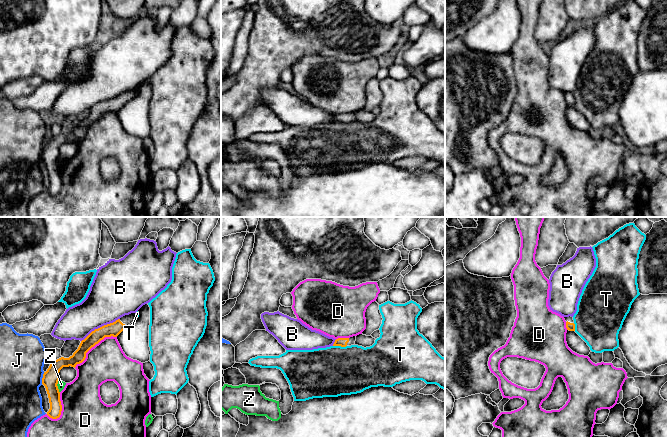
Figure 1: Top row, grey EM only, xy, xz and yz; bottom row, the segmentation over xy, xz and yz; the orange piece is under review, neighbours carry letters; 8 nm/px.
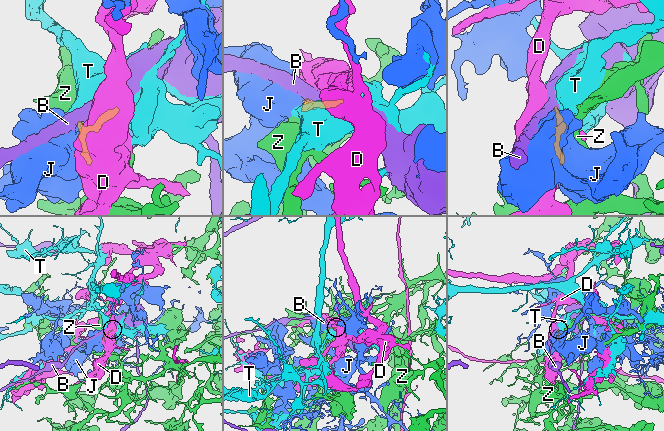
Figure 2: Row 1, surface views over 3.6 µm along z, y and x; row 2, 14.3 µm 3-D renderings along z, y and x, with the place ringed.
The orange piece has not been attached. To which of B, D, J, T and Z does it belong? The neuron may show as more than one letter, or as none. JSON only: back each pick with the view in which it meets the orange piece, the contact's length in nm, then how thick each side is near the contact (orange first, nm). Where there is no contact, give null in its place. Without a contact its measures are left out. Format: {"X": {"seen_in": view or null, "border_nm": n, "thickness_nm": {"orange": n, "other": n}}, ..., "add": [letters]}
{"add": []}

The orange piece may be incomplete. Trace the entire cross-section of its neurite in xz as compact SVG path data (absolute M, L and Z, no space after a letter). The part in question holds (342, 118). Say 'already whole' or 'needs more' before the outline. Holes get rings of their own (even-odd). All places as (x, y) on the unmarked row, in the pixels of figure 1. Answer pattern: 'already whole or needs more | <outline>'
needs more | M356 112L350 114L338 114L335 116L333 122L341 122L341 123L351 122L355 121L355 117L356 117Z

